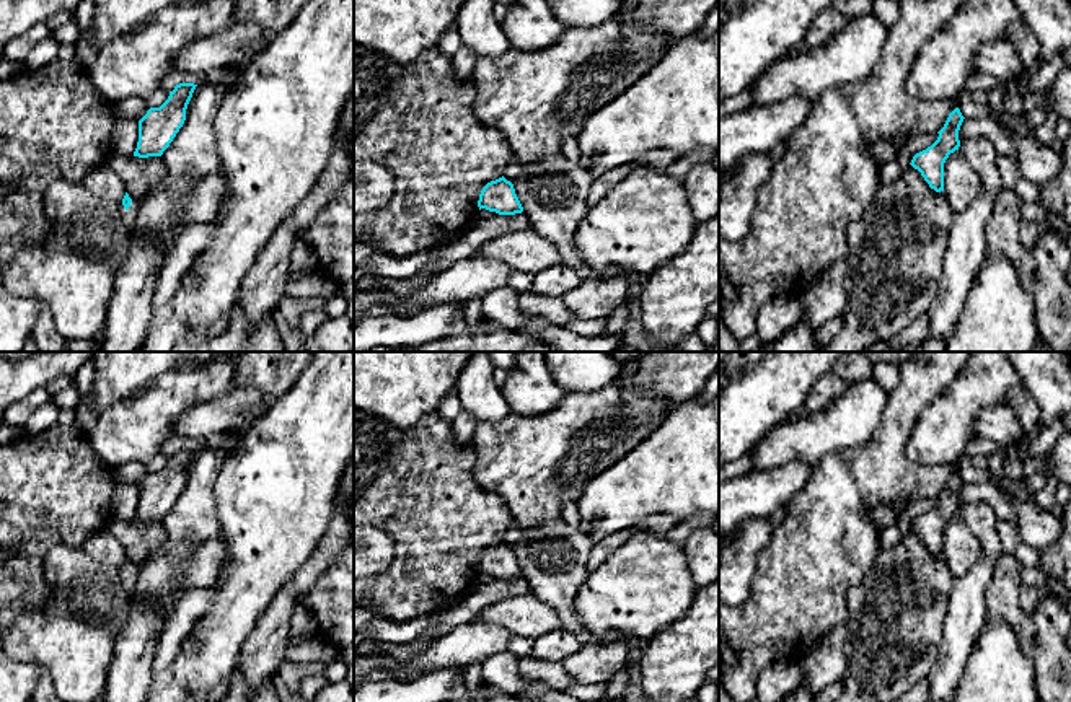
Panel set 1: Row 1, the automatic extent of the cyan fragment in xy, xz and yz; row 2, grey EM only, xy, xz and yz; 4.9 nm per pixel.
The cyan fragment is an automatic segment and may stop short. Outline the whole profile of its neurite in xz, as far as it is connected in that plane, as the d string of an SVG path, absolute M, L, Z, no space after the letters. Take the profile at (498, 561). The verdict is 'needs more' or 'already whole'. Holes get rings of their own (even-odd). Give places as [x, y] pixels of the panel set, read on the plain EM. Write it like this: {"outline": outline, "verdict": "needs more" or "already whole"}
{"outline": "M504 541L487 547L478 565L478 572L499 580L515 580L522 578L523 572L515 559L513 549Z", "verdict": "already whole"}

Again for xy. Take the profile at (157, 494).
{"outline": "M179 448L160 472L150 472L139 485L134 521L161 521L186 485L186 474L197 450Z", "verdict": "already whole"}

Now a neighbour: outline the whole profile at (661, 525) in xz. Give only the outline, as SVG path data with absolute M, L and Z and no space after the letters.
M654 515L644 520L644 523L639 528L619 531L616 534L605 537L603 541L597 542L590 551L587 564L588 573L597 570L618 547L629 541L636 533L667 536L670 529L673 529L677 524L683 521L683 518L675 518L670 515Z

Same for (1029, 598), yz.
M1024 586L1019 595L1020 608L1027 612L1034 612L1045 596L1056 596L1048 586Z

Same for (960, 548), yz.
M960 515L944 528L944 557L954 577L963 577L980 554L980 542Z

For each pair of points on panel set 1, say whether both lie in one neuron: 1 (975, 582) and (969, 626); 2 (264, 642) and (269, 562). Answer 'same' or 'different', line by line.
1: same
2: different

